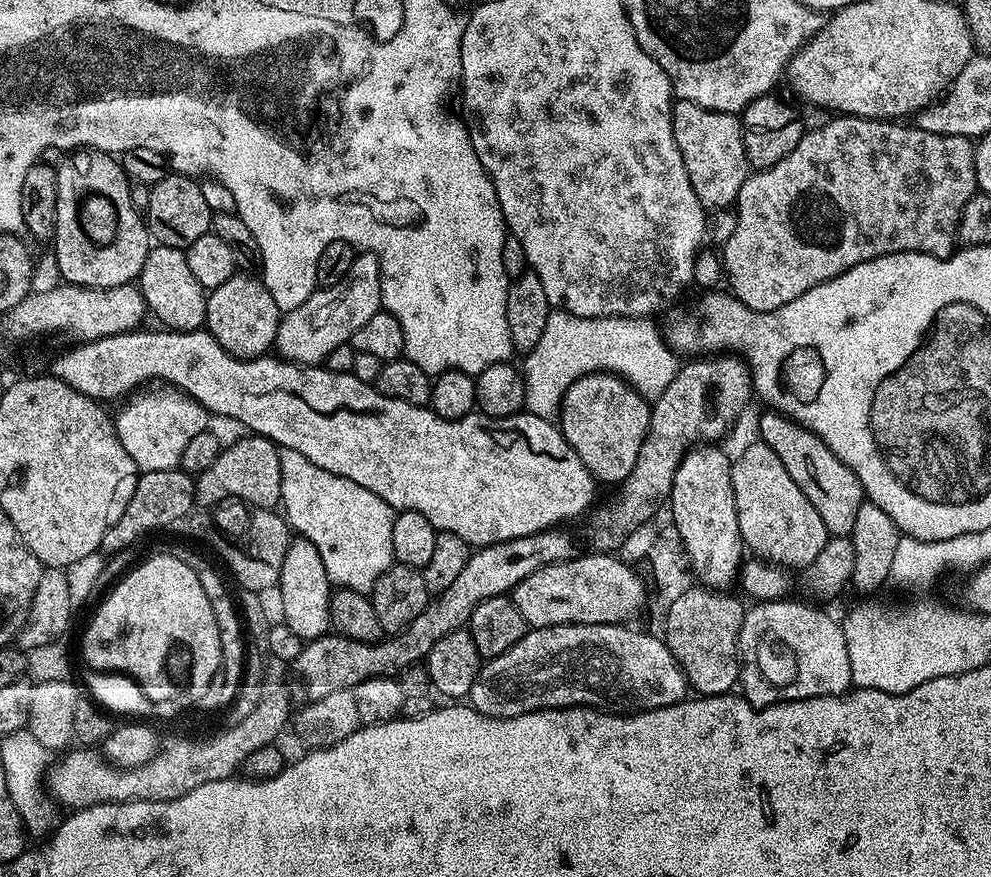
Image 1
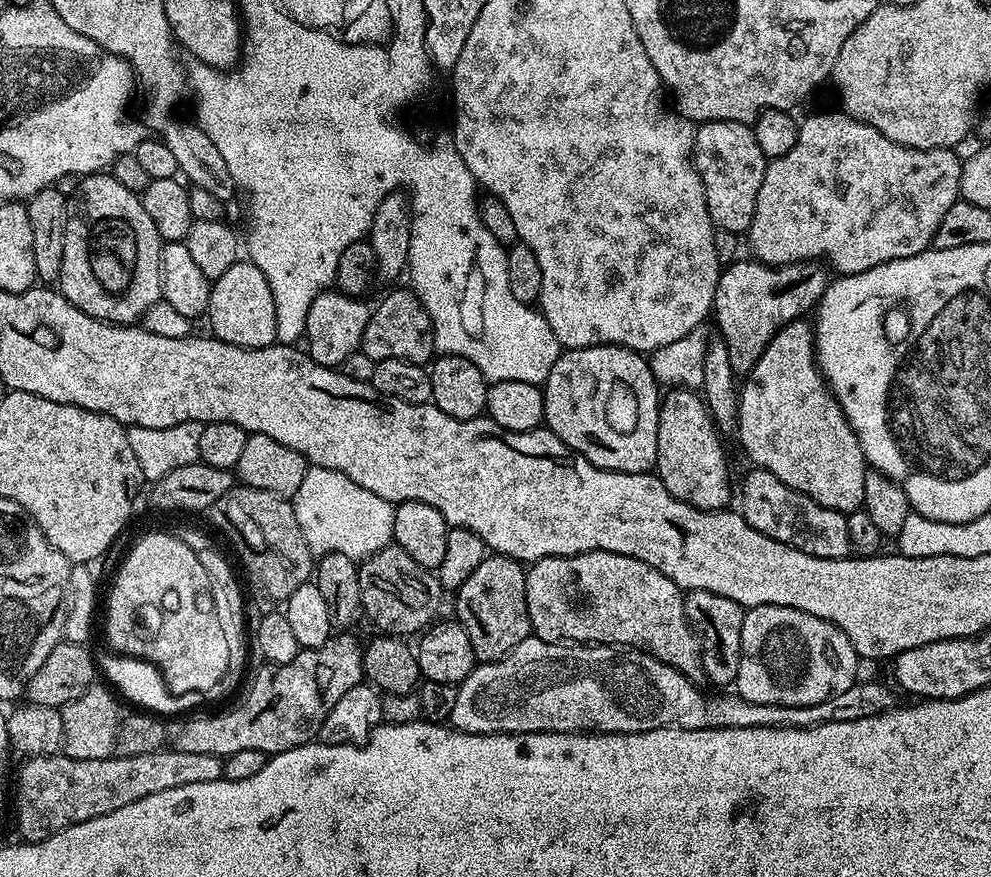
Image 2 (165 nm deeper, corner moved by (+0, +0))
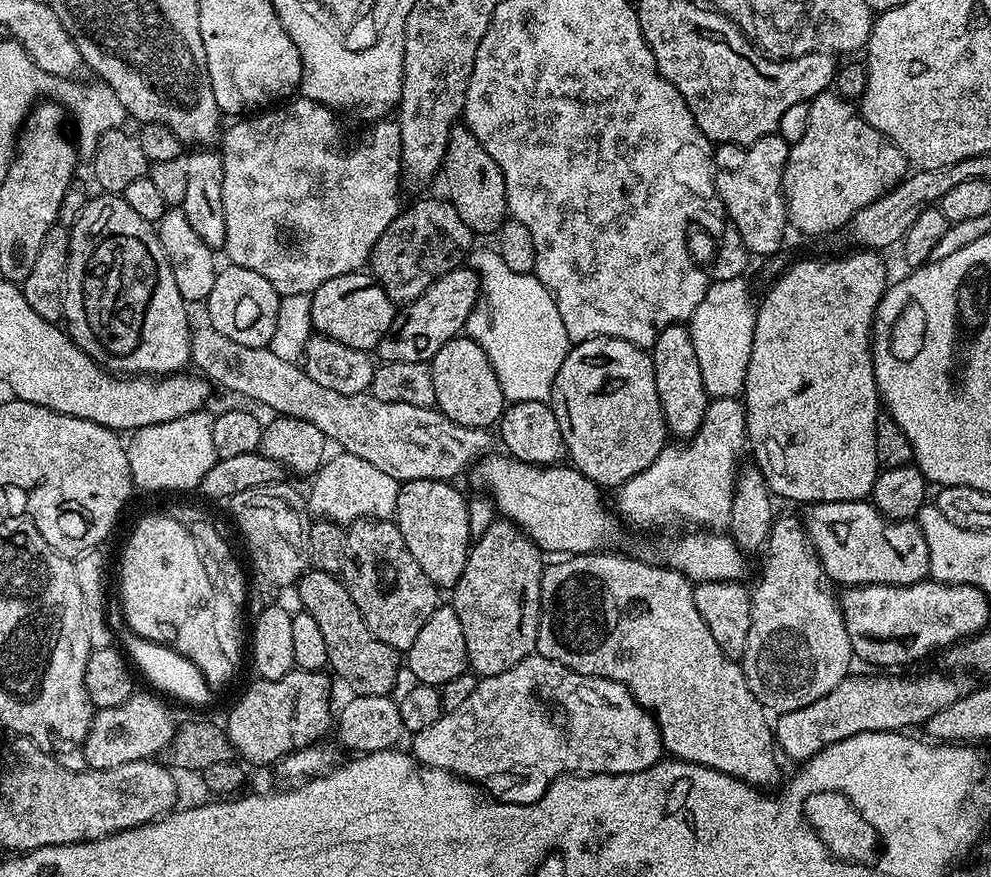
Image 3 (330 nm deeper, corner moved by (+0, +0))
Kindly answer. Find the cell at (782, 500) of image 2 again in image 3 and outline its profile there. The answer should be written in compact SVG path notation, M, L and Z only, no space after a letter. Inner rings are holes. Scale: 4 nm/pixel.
M847 500L810 504L803 509L802 527L820 567L829 581L837 580L840 586L853 584L913 584L929 575L926 540L922 538L919 523L912 520L887 520L871 502Z

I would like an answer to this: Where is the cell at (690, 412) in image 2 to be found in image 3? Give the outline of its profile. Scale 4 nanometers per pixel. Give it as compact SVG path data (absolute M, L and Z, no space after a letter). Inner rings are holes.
M683 323L671 324L658 334L650 355L654 366L654 382L658 386L658 402L662 406L664 425L676 438L691 438L702 426L710 397L702 386L702 370L698 370L698 354L694 354L694 338Z

